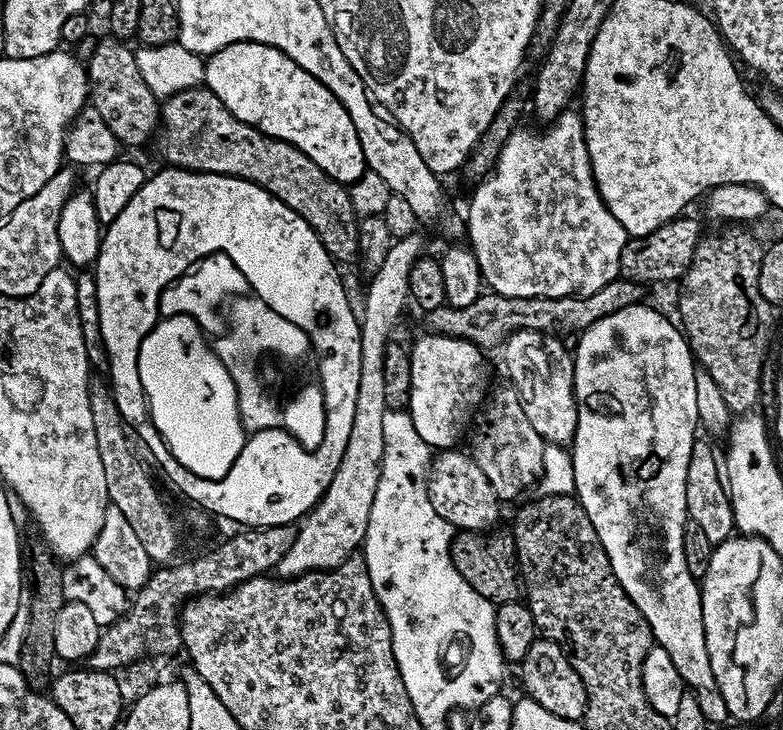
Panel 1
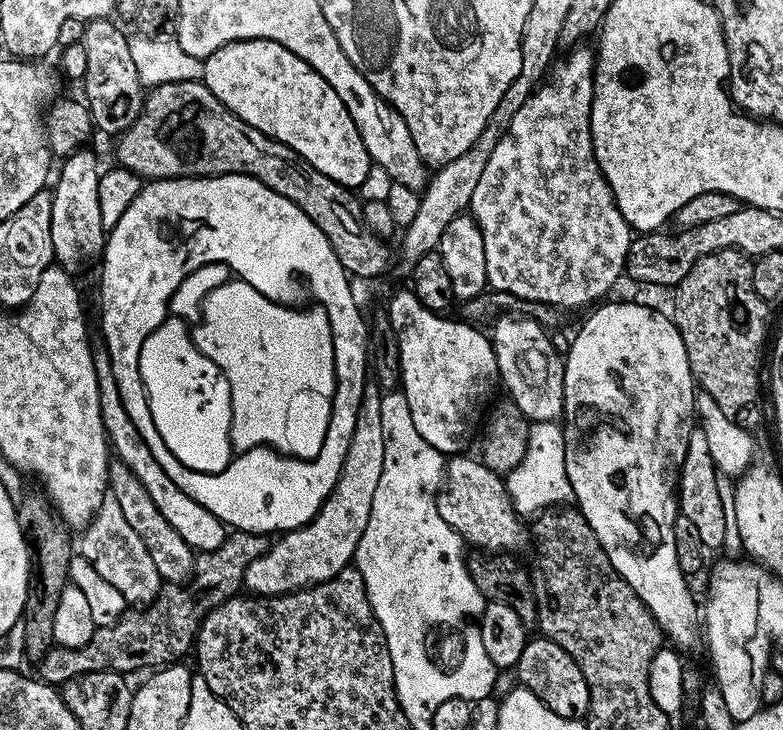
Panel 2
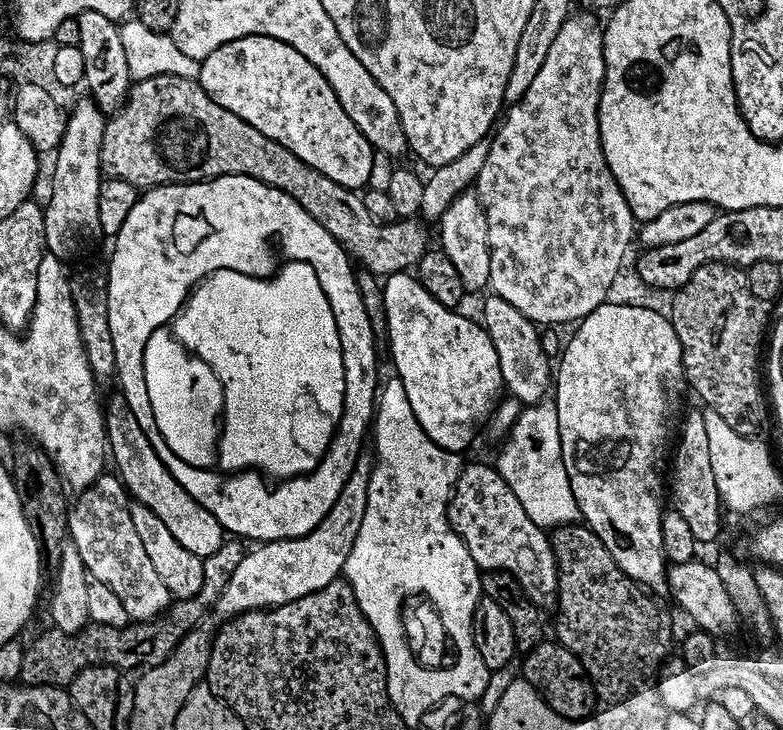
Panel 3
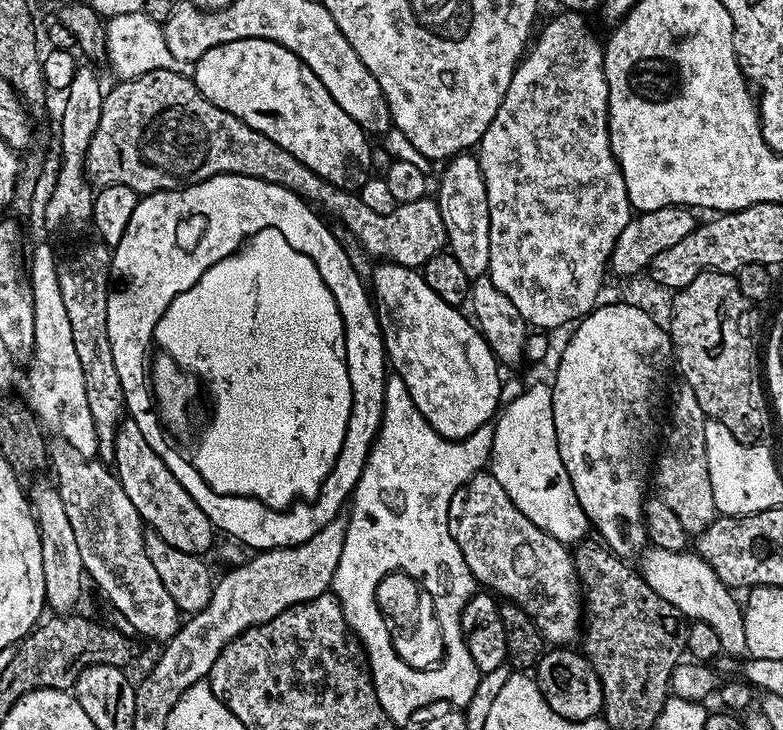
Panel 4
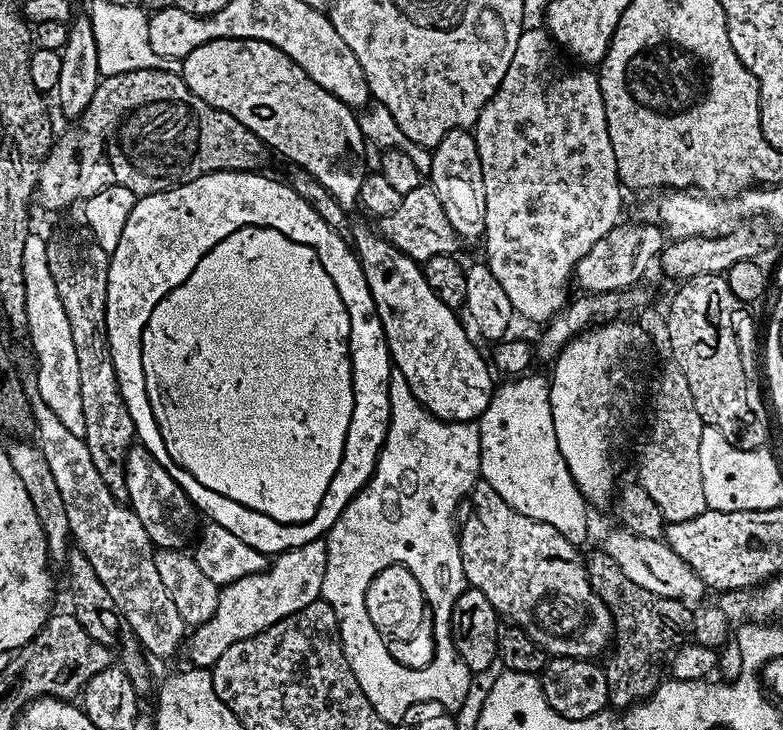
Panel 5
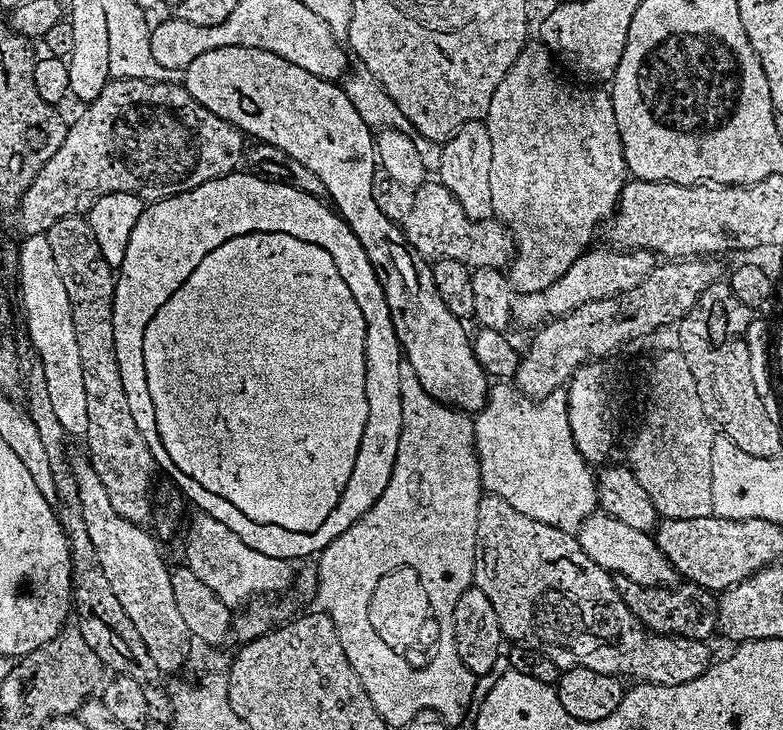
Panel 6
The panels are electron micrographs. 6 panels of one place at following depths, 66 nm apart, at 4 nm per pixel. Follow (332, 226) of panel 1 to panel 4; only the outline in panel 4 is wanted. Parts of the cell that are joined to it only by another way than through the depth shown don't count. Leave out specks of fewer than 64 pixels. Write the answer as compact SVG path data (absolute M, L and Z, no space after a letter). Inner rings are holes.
M150 70L107 89L87 156L87 178L93 185L105 188L121 184L144 194L163 192L174 182L208 180L212 176L249 176L290 190L325 217L346 226L380 262L420 270L427 260L445 251L448 243L440 205L435 199L397 204L390 214L374 214L355 191L339 188L314 174L290 150L282 150L266 134L214 106L200 93L195 79L183 72Z

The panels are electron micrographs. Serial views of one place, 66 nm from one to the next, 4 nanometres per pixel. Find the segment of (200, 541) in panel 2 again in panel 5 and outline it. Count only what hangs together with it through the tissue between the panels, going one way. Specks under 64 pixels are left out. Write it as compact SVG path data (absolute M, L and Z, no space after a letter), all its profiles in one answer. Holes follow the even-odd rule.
M141 444L133 445L129 449L124 474L127 478L128 504L140 518L152 545L157 549L185 549L186 542L191 543L198 530L197 509L187 496L185 487Z

